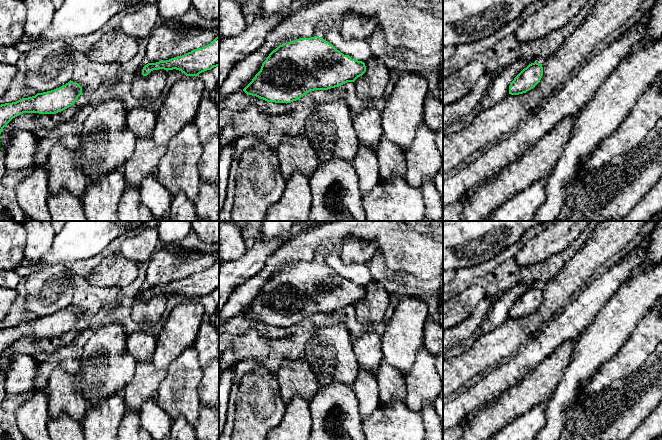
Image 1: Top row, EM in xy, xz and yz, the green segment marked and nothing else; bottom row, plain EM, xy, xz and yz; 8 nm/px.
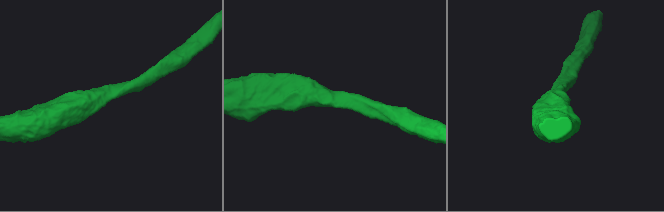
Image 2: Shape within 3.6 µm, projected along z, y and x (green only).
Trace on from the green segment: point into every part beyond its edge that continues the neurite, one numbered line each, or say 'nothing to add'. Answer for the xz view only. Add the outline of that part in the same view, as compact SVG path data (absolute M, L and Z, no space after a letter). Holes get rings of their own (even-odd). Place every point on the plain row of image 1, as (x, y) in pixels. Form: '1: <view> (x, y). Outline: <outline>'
nothing to add

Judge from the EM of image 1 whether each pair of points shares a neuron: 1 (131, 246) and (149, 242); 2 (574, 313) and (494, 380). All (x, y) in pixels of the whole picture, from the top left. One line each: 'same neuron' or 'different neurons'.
1: same neuron
2: same neuron

